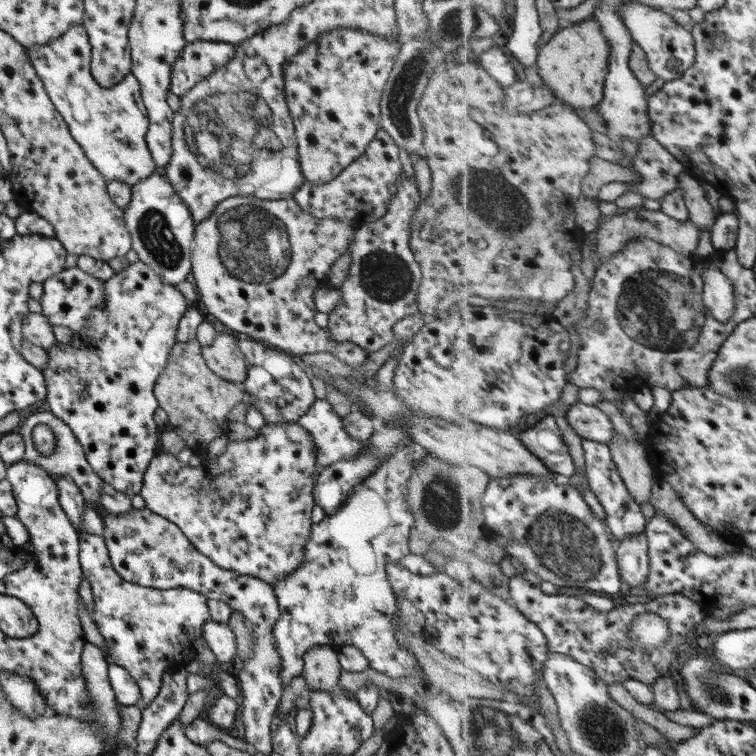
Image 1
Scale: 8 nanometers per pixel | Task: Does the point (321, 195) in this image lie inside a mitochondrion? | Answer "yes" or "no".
no

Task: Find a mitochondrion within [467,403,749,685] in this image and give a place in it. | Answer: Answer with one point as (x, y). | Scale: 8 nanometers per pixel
(565, 545)

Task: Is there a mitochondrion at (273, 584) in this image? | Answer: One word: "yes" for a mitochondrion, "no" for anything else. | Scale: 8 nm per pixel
no

